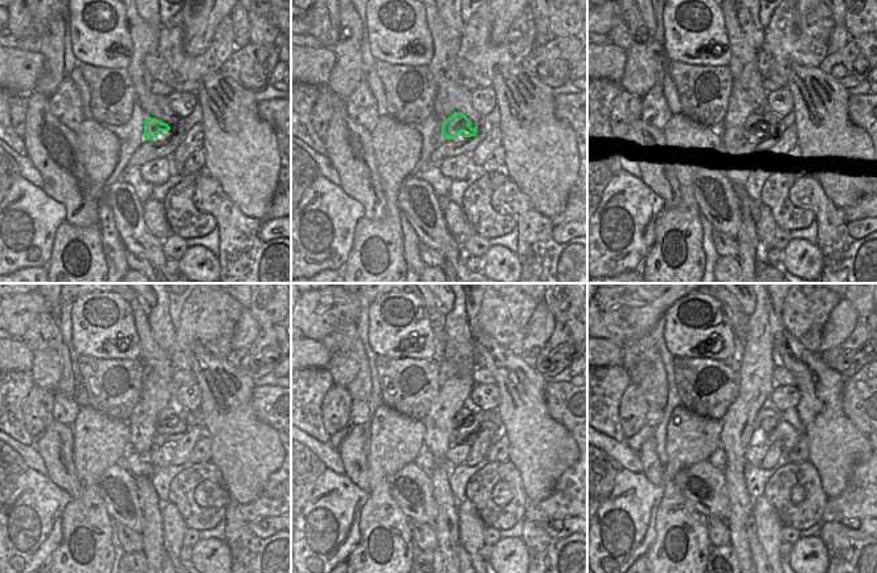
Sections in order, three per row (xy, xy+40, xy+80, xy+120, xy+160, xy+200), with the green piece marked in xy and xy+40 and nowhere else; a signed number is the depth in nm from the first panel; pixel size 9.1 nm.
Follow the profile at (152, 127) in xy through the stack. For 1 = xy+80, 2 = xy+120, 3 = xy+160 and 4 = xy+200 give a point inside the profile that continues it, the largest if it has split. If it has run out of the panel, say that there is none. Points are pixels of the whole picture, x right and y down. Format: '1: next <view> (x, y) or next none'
1: next xy+80 (755, 122)
2: next xy+120 (168, 418)
3: next xy+160 (467, 418)
4: next xy+200 (767, 417)

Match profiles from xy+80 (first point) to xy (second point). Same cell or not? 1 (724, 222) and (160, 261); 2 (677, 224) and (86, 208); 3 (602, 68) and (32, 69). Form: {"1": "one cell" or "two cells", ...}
{"1": "one cell", "2": "two cells", "3": "one cell"}

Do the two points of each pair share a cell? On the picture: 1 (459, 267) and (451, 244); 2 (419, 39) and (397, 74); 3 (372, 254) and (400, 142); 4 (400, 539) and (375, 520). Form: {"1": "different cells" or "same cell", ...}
{"1": "same cell", "2": "different cells", "3": "same cell", "4": "same cell"}

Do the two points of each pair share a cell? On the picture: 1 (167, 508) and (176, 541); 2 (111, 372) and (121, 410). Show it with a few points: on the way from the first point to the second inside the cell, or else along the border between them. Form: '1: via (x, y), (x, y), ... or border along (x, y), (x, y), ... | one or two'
1: via (171, 516), (173, 533) | one
2: via (111, 381), (117, 401) | one

